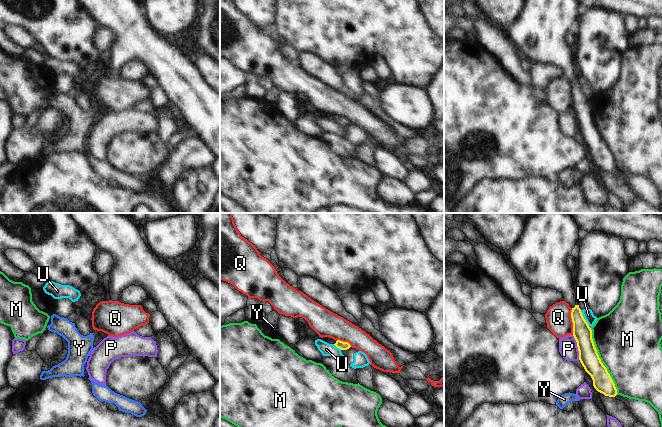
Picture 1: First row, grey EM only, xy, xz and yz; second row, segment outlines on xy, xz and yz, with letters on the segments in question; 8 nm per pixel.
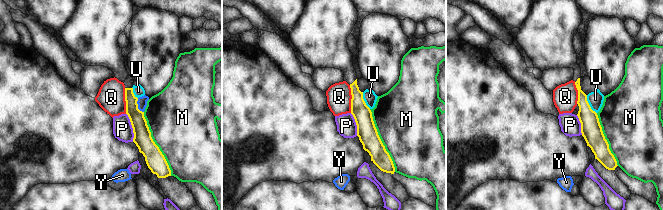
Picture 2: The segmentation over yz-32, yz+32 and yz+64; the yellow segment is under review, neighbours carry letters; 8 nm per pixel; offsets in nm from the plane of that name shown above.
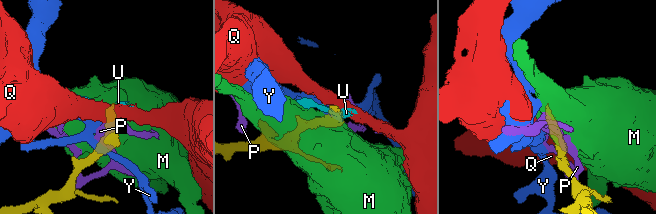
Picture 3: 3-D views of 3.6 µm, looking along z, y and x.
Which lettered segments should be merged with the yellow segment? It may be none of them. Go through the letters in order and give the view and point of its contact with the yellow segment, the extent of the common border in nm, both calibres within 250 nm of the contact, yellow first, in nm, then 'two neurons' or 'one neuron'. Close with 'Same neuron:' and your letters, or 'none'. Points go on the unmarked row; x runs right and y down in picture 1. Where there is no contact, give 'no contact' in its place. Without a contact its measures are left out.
M: meets yellow in yz at (600, 137); contact 600 nm long; 160 nm thick on the yellow side, 480 nm on the other; two neurons
P: meets yellow in yz at (577, 122); contact 200 nm long; 160 nm thick on the yellow side, 150 nm on the other; two neurons
Q: meets yellow in yz at (572, 97); contact 220 nm long; 150 nm thick on the yellow side, 200 nm on the other; two neurons
U: meets yellow in yz at (583, 94); contact 150 nm long; 150 nm thick on the yellow side, 90 nm on the other; two neurons
Y: meets yellow in yz at (589, 103); contact 30 nm long; 160 nm thick on the yellow side, 20 nm on the other; two neurons
Same neuron: none

